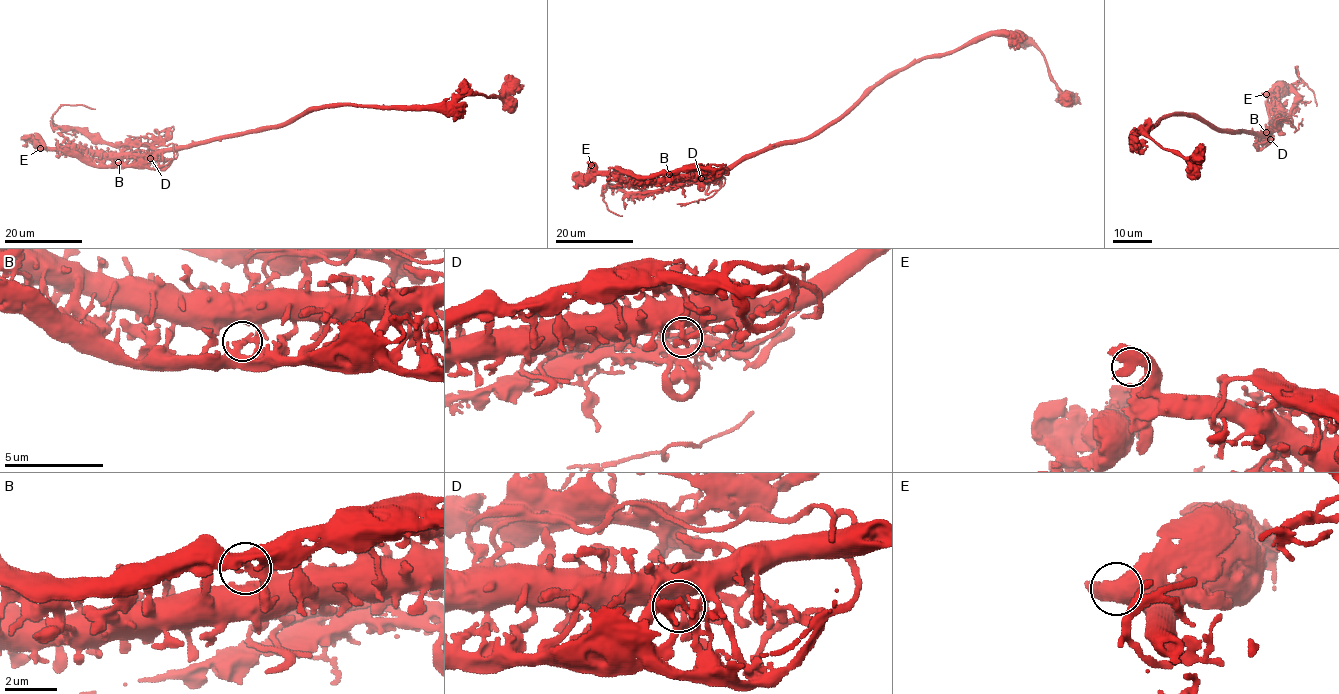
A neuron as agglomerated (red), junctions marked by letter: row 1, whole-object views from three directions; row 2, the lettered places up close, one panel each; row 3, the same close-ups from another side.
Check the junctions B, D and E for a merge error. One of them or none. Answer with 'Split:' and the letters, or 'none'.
Split: B

